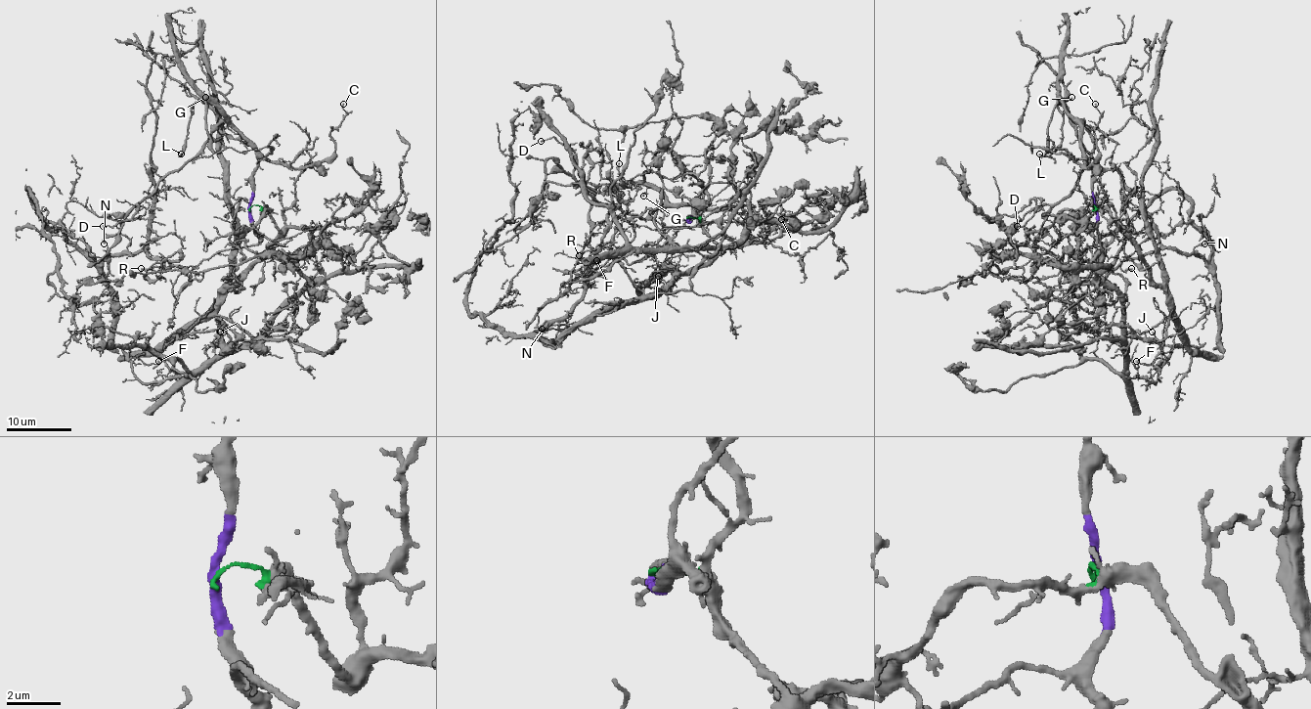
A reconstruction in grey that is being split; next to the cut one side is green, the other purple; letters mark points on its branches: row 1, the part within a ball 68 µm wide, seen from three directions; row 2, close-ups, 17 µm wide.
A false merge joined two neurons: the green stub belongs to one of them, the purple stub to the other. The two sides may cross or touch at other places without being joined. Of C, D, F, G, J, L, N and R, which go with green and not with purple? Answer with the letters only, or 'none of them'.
F, J, N, R

